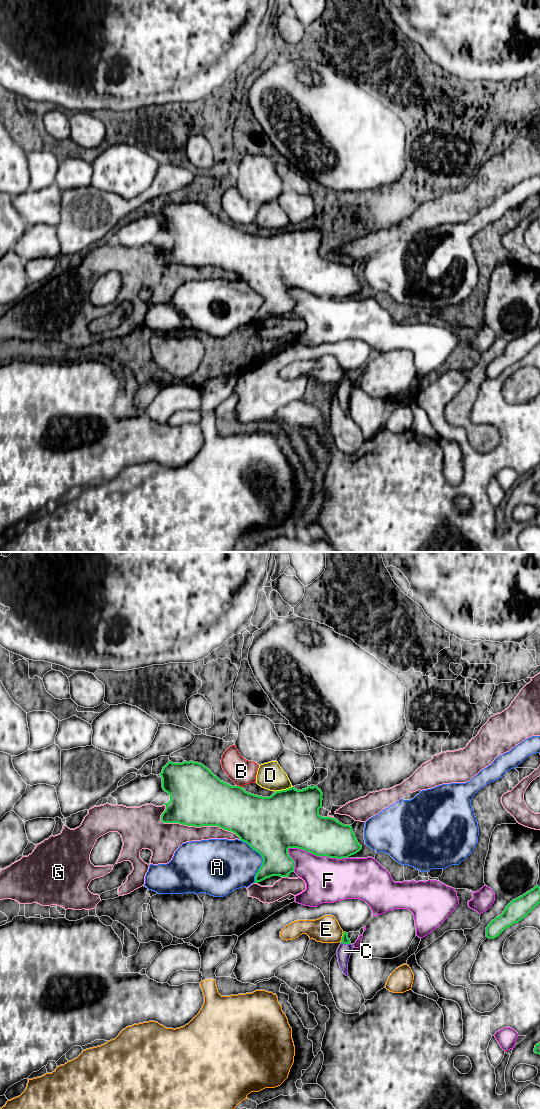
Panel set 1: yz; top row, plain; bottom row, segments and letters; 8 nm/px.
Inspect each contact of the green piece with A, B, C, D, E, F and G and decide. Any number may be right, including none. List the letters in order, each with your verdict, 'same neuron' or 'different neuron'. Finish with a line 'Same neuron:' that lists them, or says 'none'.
A: different neuron
B: different neuron
C: same neuron
D: different neuron
E: different neuron
F: different neuron
G: different neuron
Same neuron: C

